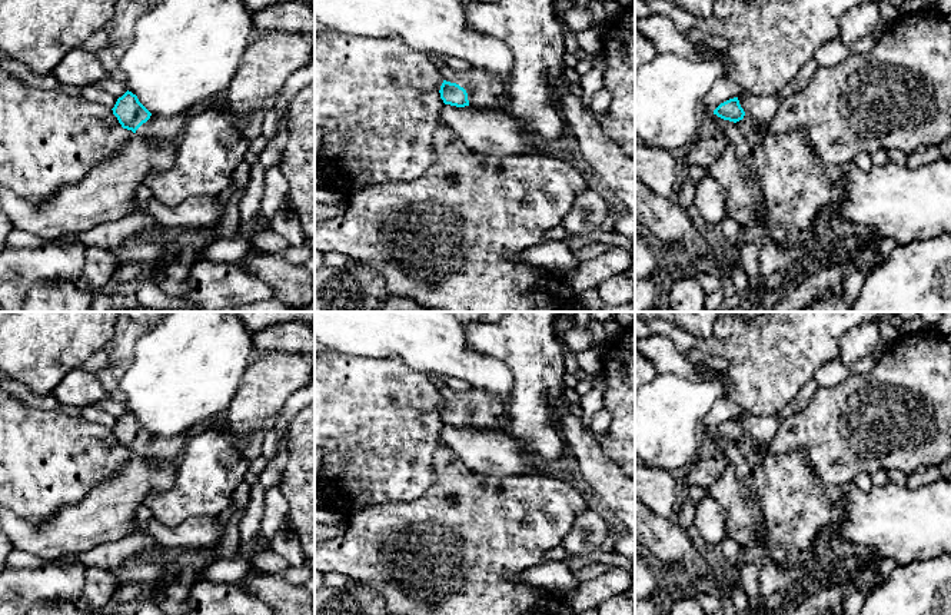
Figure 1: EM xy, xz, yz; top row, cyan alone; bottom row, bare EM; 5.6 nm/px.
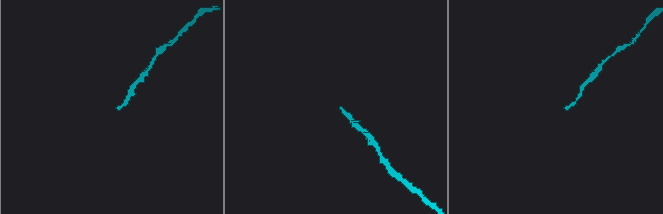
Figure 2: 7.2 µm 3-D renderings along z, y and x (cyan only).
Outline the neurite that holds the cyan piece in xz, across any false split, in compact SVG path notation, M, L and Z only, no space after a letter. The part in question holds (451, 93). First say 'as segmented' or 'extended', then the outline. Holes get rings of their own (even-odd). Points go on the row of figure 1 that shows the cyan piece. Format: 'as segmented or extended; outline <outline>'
extended; outline M430 56L430 59L443 79L439 93L445 104L509 110L505 82L499 82L489 73L473 67L465 72L453 70L442 56Z

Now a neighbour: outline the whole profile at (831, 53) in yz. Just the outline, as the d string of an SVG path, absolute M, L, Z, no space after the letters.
M839 39L834 41L828 41L821 46L815 54L814 60L818 67L829 67L841 63L851 54L849 46L844 44Z

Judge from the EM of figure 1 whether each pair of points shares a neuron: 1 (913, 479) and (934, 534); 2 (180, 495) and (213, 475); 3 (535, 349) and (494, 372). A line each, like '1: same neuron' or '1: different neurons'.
1: different neurons
2: same neuron
3: different neurons

